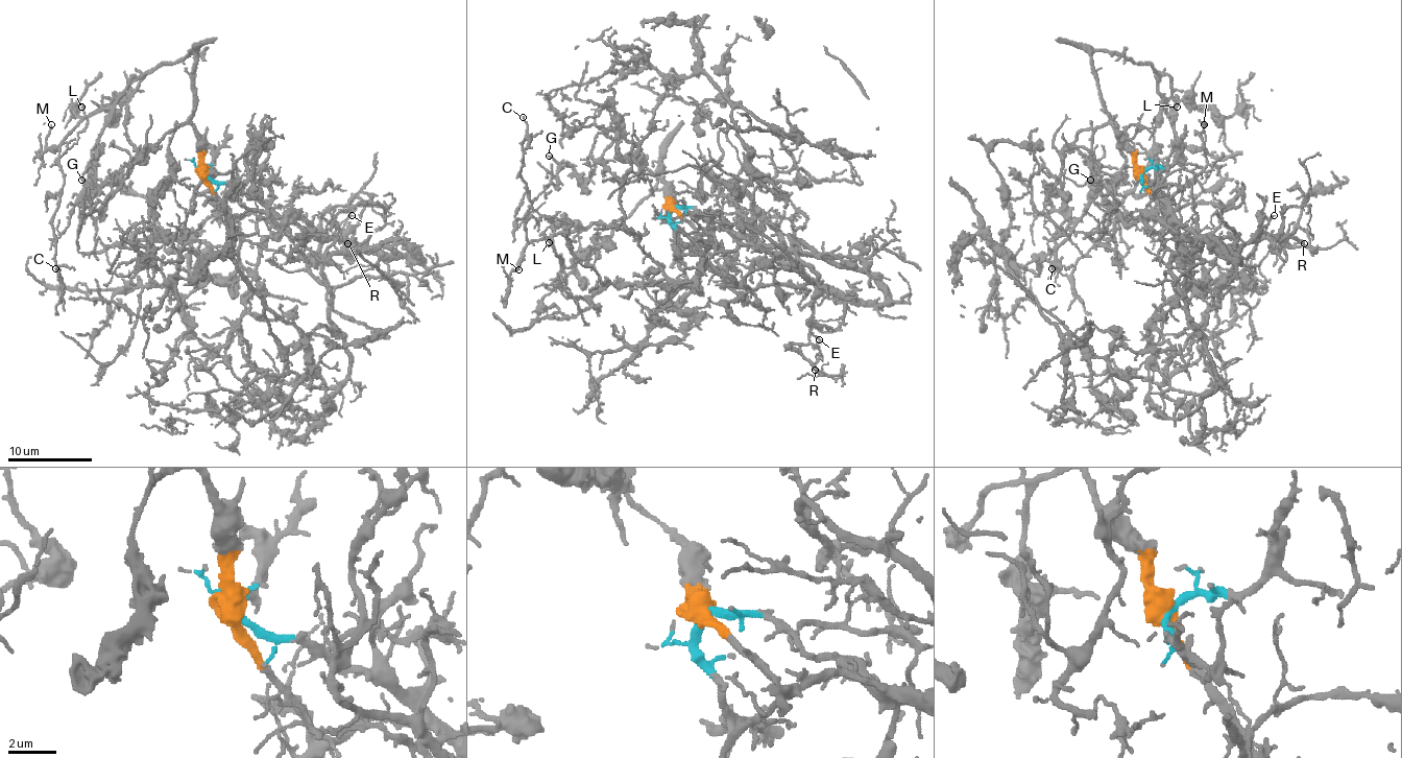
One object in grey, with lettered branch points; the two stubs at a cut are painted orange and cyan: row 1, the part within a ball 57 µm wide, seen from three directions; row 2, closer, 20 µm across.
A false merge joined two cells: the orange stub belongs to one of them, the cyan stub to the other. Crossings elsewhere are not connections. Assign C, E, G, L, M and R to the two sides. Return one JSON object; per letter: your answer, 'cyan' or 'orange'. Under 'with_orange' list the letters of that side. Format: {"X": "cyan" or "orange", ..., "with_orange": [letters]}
{"C": "orange", "E": "cyan", "G": "orange", "L": "orange", "M": "orange", "R": "cyan", "with_orange": ["C", "G", "L", "M"]}

